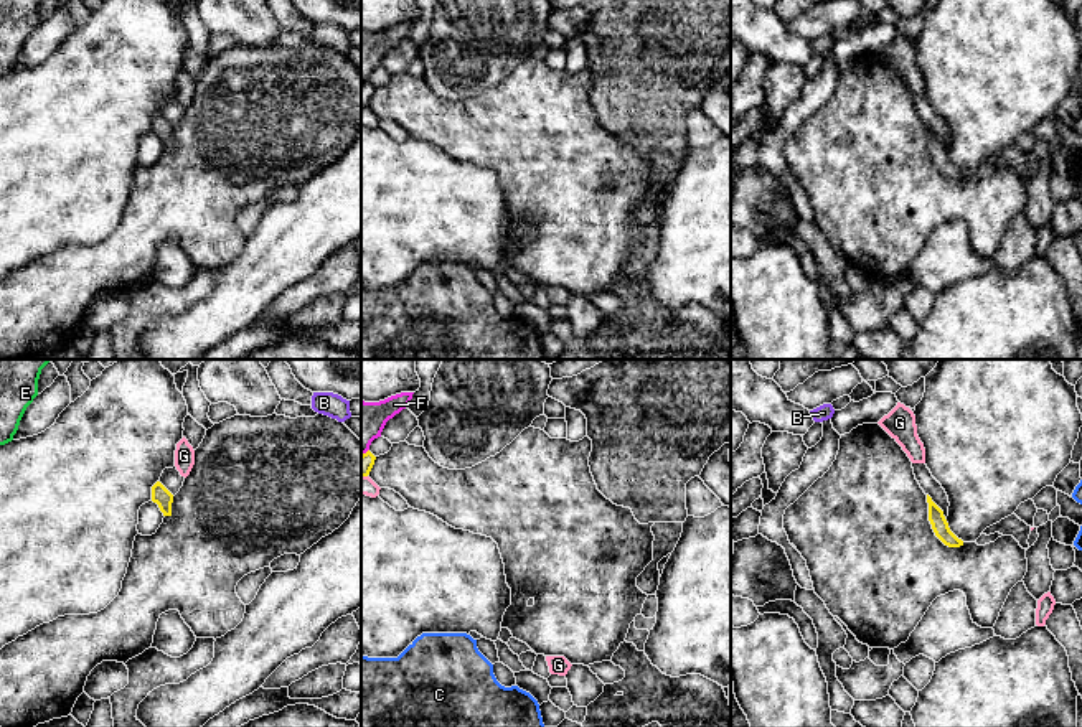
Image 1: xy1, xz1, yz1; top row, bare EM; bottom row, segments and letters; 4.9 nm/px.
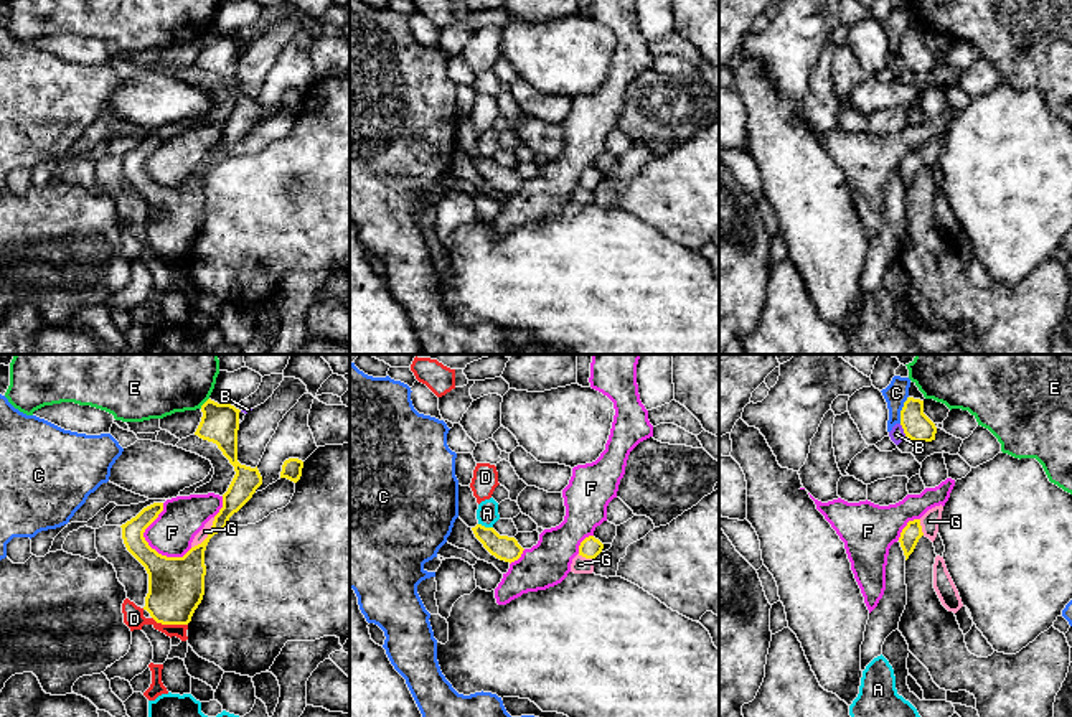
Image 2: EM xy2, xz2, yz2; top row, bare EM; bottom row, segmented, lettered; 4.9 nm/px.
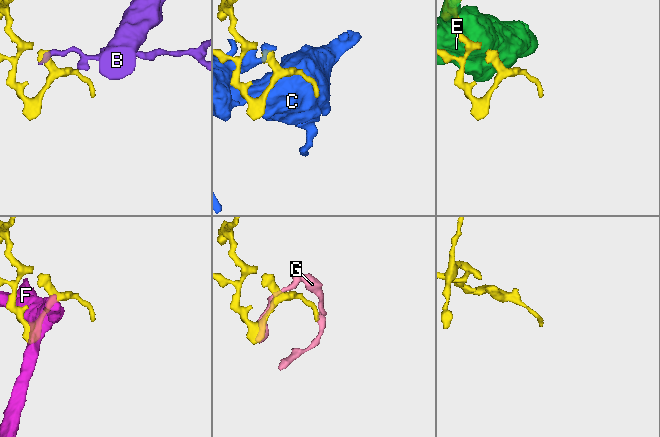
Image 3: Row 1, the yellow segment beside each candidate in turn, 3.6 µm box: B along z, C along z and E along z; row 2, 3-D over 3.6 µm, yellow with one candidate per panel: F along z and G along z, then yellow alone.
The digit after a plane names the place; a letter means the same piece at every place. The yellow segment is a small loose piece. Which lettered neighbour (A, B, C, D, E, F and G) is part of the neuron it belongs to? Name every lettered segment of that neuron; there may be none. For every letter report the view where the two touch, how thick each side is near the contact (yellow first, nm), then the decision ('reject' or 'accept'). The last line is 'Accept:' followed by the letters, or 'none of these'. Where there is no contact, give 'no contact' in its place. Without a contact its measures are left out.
A: meets yellow in xz2; 120 nm thick on the yellow side, 110 nm on the other; reject
B: meets yellow in yz2; 140 nm thick on the yellow side, 70 nm on the other; reject
C: meets yellow in yz2; 140 nm thick on the yellow side, 110 nm on the other; reject
D: meets yellow in xy2; 280 nm thick on the yellow side, 100 nm on the other; reject
E: meets yellow in xy2; 190 nm thick on the yellow side, 240 nm on the other; reject
F: meets yellow in xy2; 260 nm thick on the yellow side, 220 nm on the other; reject
G: meets yellow in xy2; 200 nm thick on the yellow side, 50 nm on the other; reject
Accept: none of these

